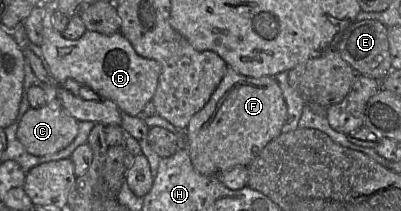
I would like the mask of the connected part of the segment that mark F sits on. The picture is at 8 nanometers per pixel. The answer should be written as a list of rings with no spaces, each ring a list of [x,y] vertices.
[[[227,68],[207,104],[190,119],[185,129],[194,169],[202,175],[213,176],[236,166],[248,166],[270,141],[282,133],[286,120],[287,105],[282,89],[273,77],[247,77]]]

